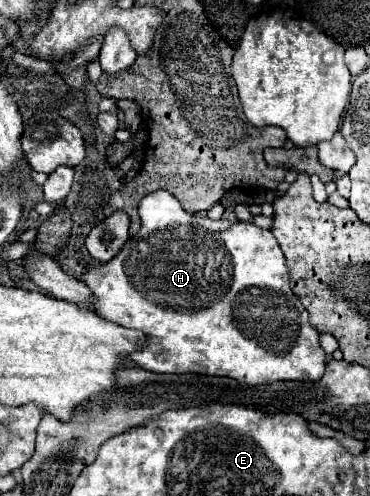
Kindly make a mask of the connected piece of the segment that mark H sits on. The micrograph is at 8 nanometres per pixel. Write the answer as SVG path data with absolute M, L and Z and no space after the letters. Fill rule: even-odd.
M157 190L147 194L141 202L139 202L139 216L141 216L141 232L133 238L129 238L129 242L121 248L121 252L107 264L97 266L97 268L89 268L87 274L81 278L93 292L93 306L95 312L109 320L115 322L119 326L127 326L127 328L139 328L143 330L149 340L145 344L143 350L135 352L131 358L133 362L137 362L141 368L151 370L151 372L167 372L167 374L207 374L207 376L229 376L235 378L243 384L255 386L255 384L271 384L277 380L319 380L319 376L323 376L325 372L325 352L319 346L319 332L311 326L309 322L309 312L303 308L303 304L299 302L299 298L293 294L293 290L289 288L289 274L287 274L287 266L285 266L285 258L283 252L275 240L275 236L269 230L257 228L249 222L227 222L227 220L211 220L207 216L193 216L187 214L179 200L175 196L171 196L165 190ZM247 288L259 288L265 292L245 292Z

